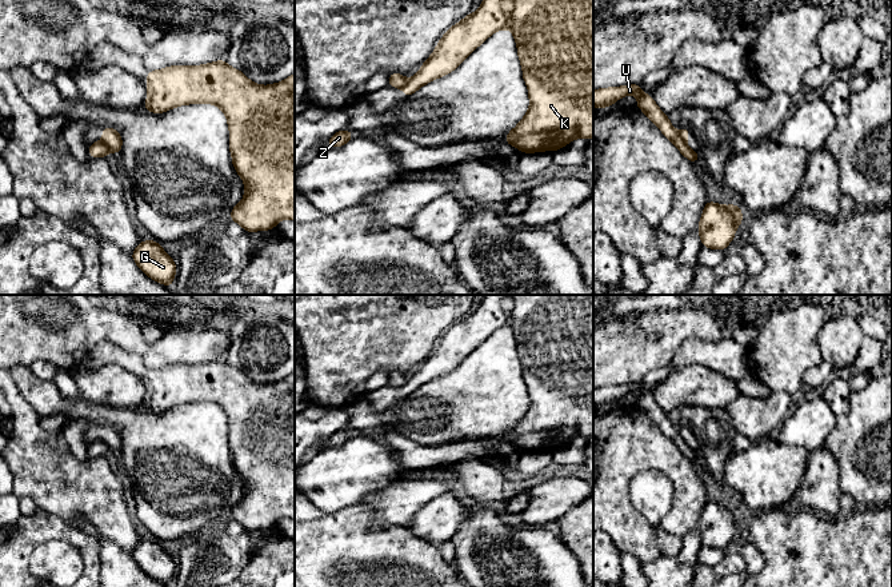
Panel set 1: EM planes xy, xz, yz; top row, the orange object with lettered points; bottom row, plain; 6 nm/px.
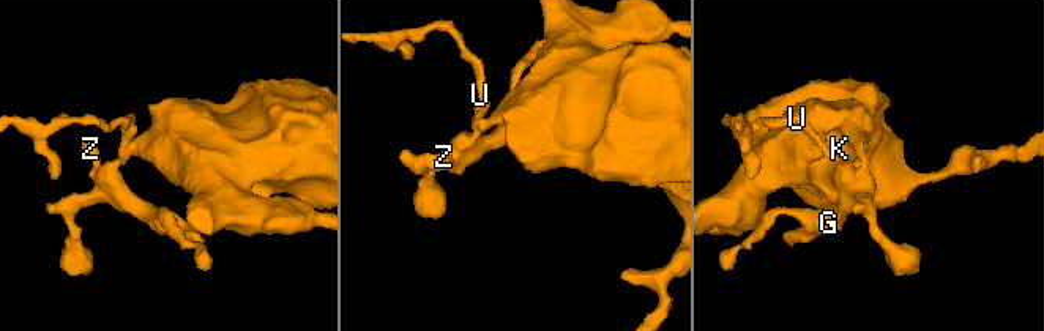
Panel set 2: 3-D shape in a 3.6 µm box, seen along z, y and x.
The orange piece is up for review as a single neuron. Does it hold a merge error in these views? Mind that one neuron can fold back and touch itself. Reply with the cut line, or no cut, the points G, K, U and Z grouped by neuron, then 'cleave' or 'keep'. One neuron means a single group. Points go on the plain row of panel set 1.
cut xy (102, 439), (110, 450); groups G U Z / K; cleave

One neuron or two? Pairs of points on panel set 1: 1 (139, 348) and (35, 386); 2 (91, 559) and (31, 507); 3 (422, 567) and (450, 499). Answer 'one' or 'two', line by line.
1: two
2: two
3: two

